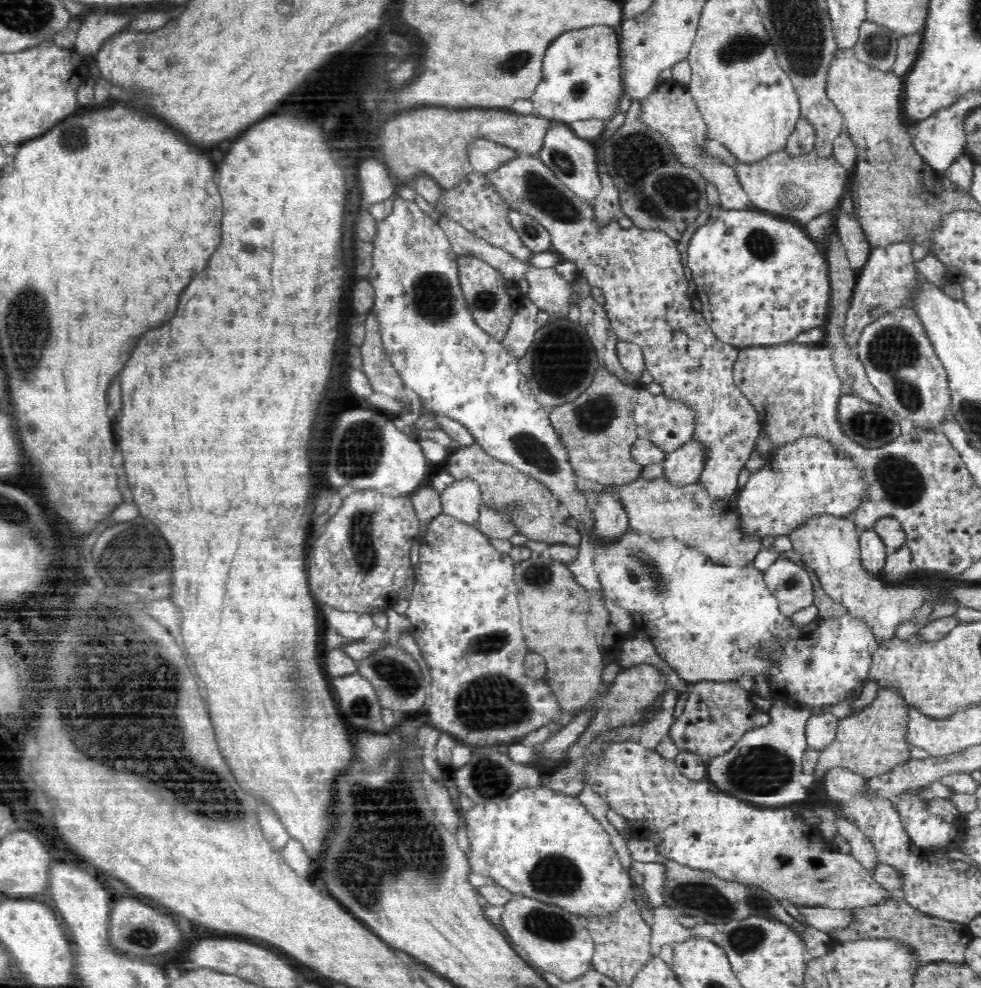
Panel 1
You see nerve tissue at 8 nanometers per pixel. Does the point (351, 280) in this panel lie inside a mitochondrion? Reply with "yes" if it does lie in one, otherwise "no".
no

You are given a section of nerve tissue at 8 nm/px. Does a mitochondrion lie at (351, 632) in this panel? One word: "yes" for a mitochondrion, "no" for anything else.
no

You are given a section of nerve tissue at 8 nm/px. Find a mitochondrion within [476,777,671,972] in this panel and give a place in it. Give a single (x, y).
(555, 875)

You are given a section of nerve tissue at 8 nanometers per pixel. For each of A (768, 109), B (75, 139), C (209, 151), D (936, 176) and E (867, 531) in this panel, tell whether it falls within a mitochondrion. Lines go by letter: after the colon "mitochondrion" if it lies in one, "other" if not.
A: other
B: mitochondrion
C: other
D: other
E: other

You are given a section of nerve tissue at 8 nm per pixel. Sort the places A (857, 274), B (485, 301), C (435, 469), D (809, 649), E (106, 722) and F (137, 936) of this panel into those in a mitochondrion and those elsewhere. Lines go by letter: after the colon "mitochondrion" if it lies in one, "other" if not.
A: other
B: mitochondrion
C: other
D: other
E: mitochondrion
F: mitochondrion

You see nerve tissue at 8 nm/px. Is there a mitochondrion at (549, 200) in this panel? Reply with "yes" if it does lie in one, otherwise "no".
yes

